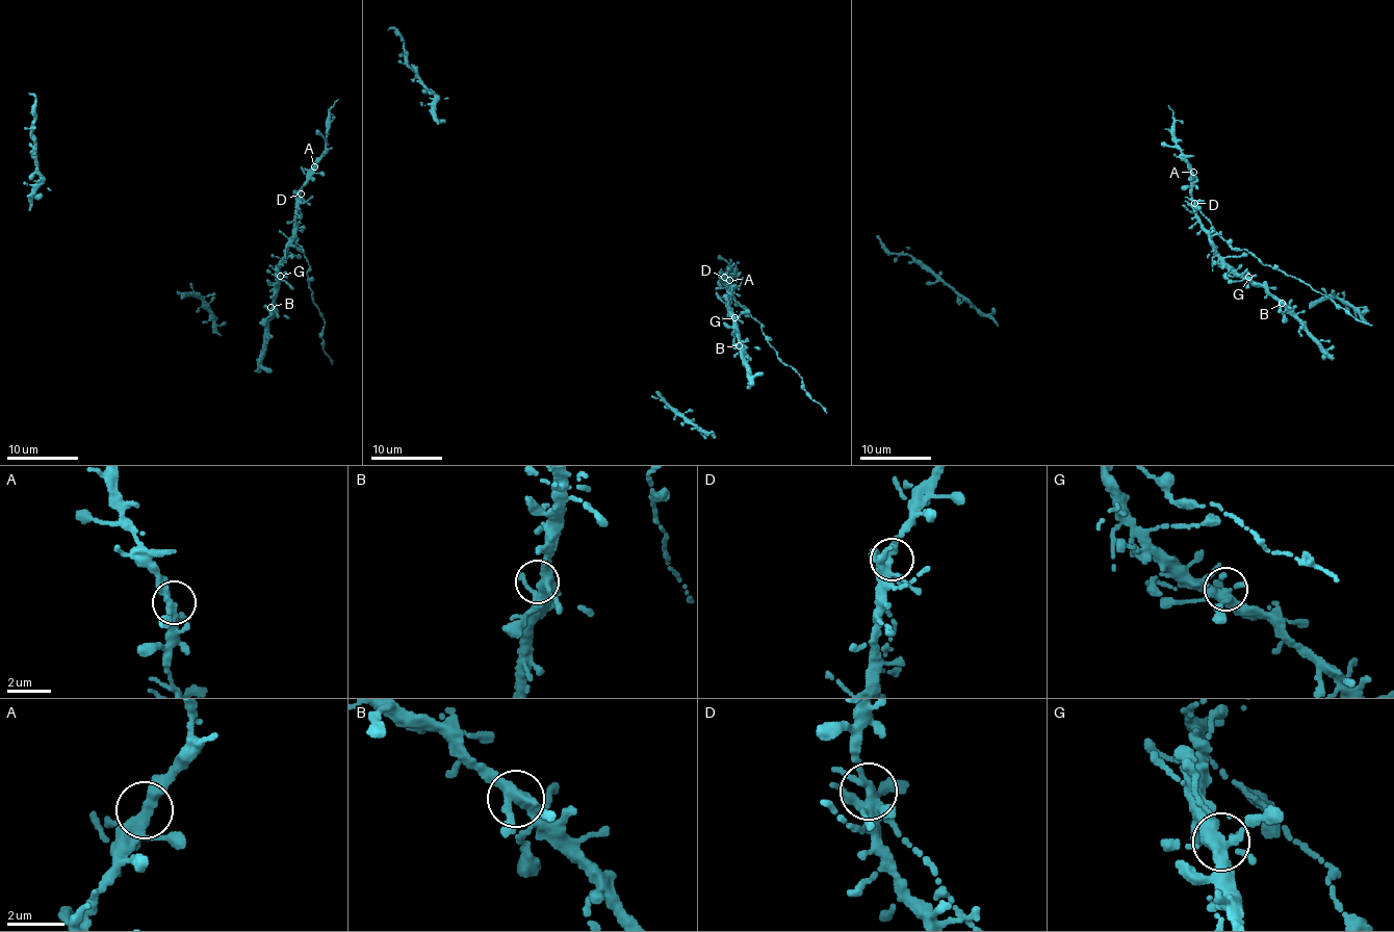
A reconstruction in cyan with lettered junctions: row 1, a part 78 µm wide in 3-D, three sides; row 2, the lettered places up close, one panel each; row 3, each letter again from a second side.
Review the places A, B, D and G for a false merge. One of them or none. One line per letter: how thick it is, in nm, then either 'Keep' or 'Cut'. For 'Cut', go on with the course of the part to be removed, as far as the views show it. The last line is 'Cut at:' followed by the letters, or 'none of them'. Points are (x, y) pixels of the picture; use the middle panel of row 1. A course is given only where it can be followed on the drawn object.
A: Thickness 360 nm. Keep
B: Thickness 360 nm. Keep
D: Thickness 360 nm. Keep
G: Thickness 360 nm. Keep
Cut at: none of them

